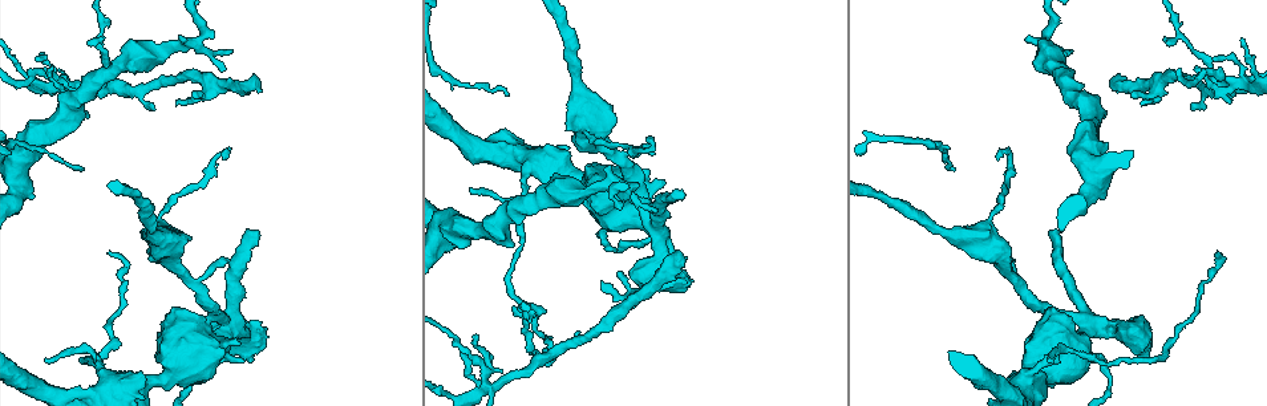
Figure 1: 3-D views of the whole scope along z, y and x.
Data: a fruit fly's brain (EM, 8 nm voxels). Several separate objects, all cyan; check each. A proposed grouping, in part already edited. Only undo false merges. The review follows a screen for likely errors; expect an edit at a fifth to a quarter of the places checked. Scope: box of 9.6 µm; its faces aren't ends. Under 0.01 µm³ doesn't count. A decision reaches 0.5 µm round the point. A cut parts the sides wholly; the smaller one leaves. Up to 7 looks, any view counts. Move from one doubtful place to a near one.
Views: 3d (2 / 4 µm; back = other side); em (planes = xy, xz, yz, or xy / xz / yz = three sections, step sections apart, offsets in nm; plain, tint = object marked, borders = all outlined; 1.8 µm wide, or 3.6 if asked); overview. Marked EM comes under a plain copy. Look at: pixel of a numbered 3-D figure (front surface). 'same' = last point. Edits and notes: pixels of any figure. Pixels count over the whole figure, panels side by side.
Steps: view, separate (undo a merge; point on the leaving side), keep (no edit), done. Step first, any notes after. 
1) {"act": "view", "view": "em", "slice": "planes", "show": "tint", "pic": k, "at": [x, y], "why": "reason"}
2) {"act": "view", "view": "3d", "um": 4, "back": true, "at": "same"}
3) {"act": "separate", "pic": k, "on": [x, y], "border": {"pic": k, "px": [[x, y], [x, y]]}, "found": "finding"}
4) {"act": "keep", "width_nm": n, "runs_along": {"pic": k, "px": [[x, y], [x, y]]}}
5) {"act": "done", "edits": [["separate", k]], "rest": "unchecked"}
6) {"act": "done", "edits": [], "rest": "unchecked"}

{"act": "view", "view": "em", "um": 3.6, "slice": "yz", "step": 4, "show": "tint", "pic": 1, "at": [986, 225], "why": "calibre changes"}

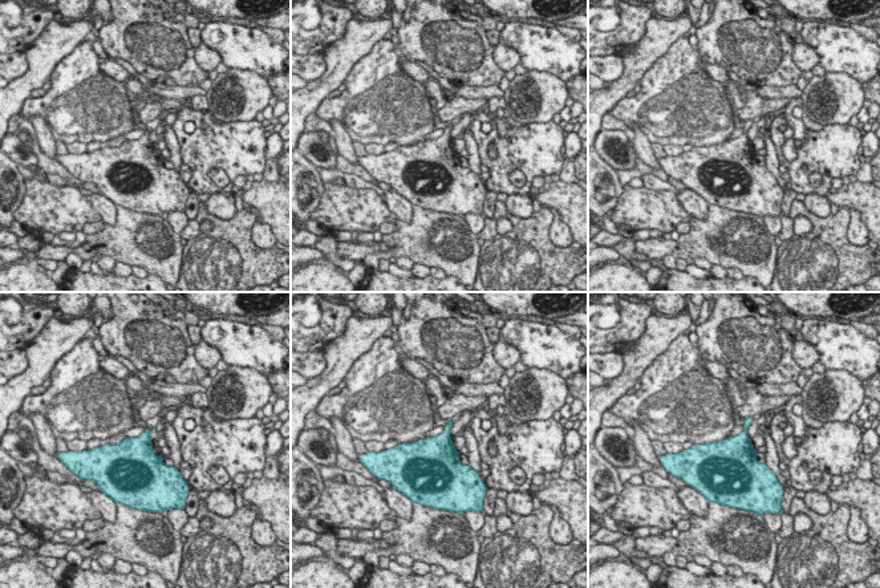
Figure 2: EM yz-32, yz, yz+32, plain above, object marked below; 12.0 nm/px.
{"act": "view", "view": "em", "um": 3.6, "slice": "planes", "show": "tint", "at": "same", "why": "another direction"}

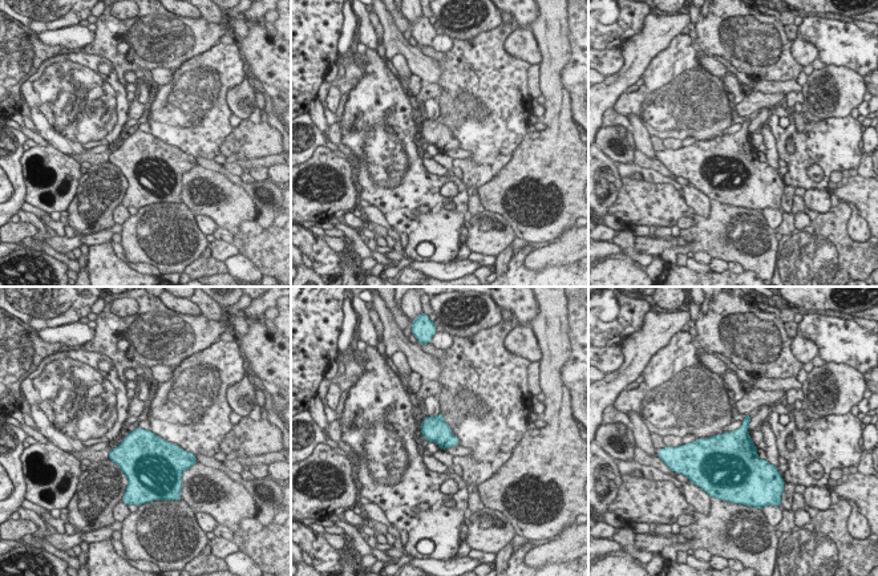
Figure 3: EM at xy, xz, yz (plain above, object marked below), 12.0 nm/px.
{"act": "keep", "found": "all the same cell"}

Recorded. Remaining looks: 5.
{"act": "view", "view": "em", "slice": "planes", "show": "tint", "pic": 1, "at": [1020, 286], "why": "arms part here"}

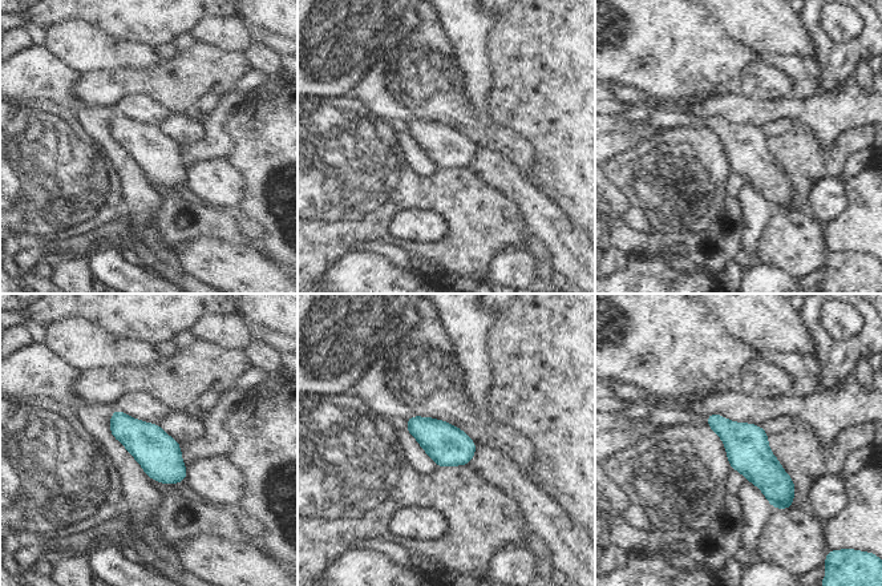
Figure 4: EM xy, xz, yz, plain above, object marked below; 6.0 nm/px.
{"act": "keep", "width_nm": 240, "runs_along": {"pic": 4, "px": [[709, 417], [768, 475], [788, 504]]}, "found": "all the same cell"}

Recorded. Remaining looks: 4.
{"act": "view", "view": "em", "slice": "planes", "show": "tint", "pic": 1, "at": [1062, 350], "why": "narrows sharply"}

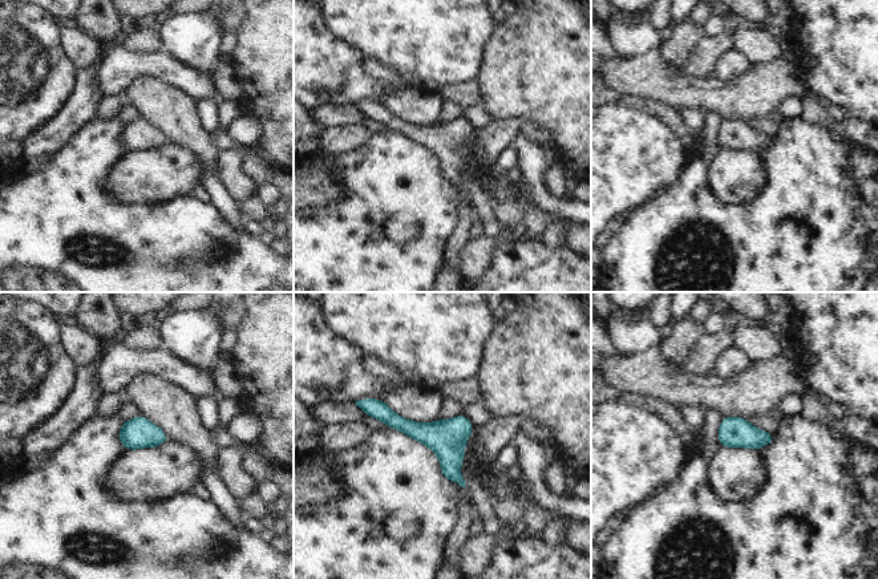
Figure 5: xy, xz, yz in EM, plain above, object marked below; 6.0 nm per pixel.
{"act": "keep", "width_nm": 190, "runs_along": {"pic": 5, "px": [[369, 411], [427, 433], [461, 481]]}, "found": "all the same cell"}

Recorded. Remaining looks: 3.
{"act": "done", "edits": [], "rest": "unchecked"}

